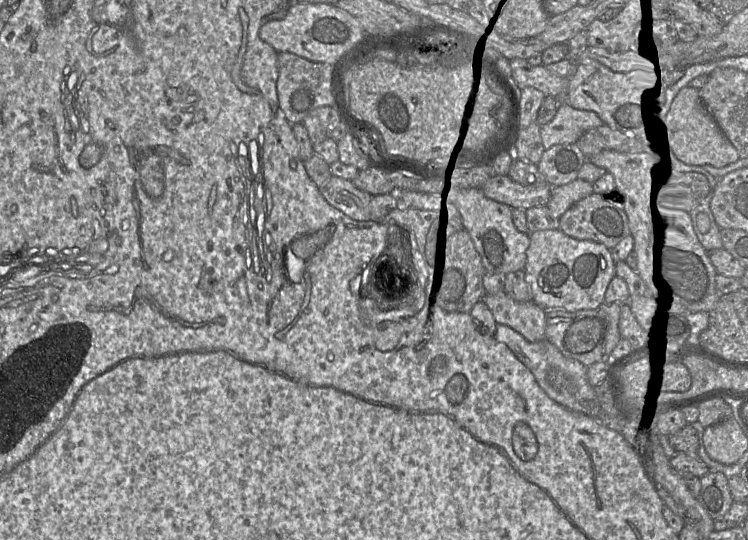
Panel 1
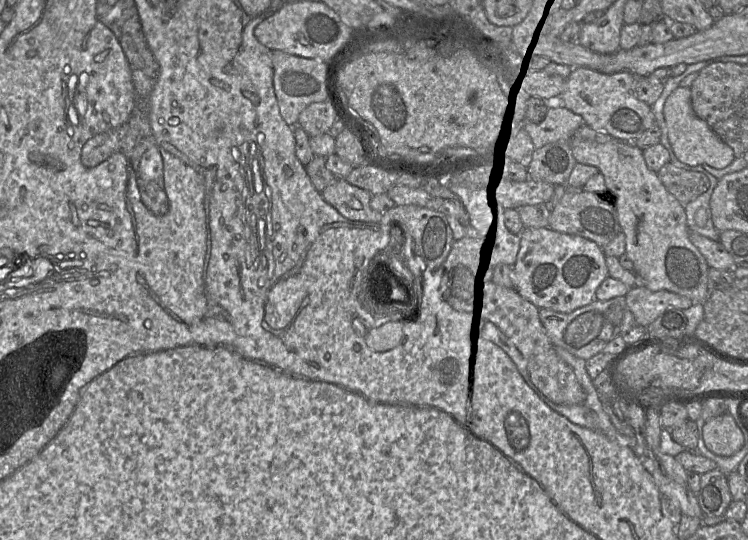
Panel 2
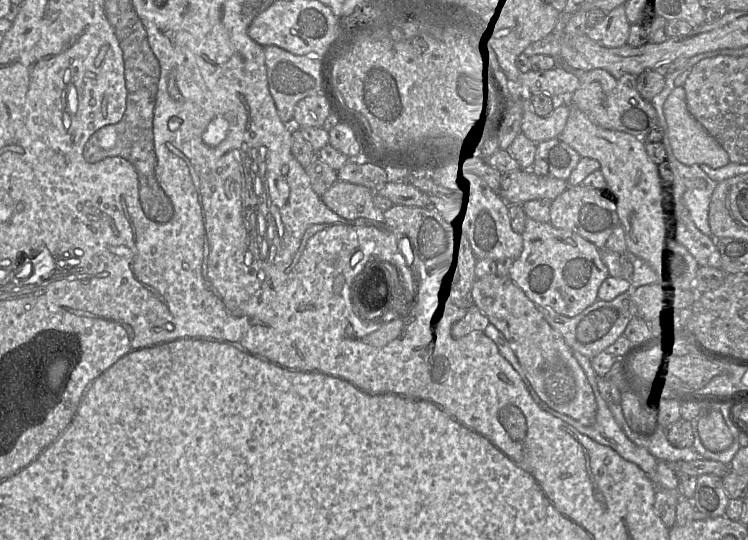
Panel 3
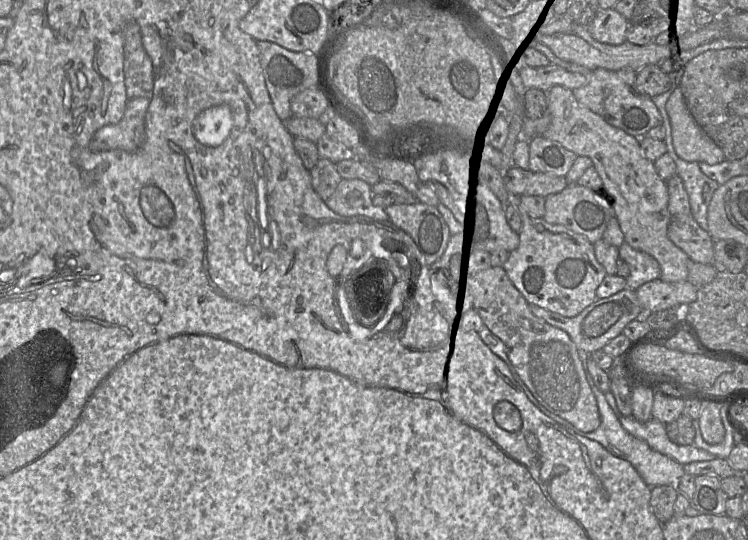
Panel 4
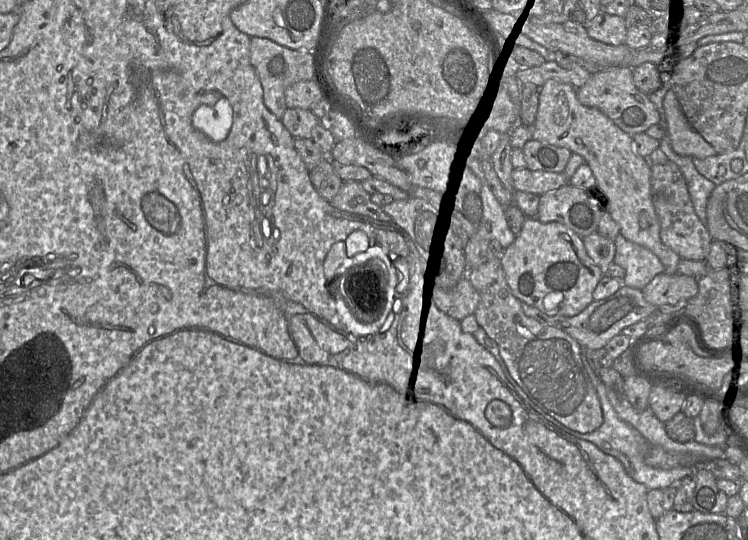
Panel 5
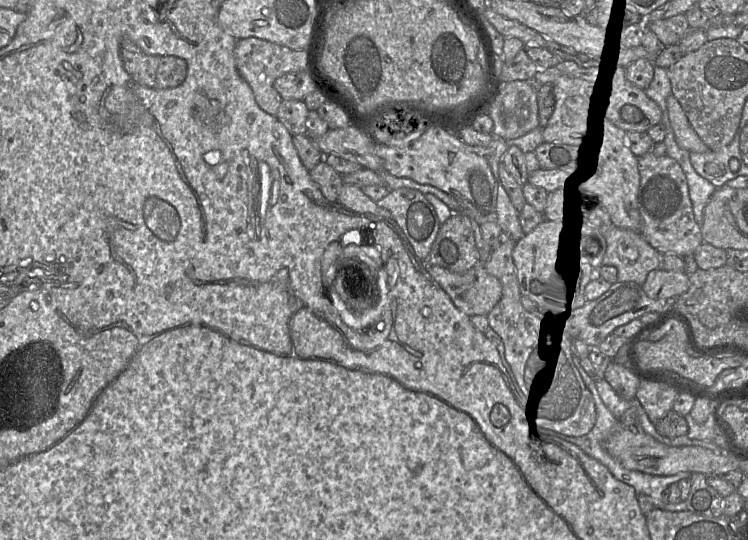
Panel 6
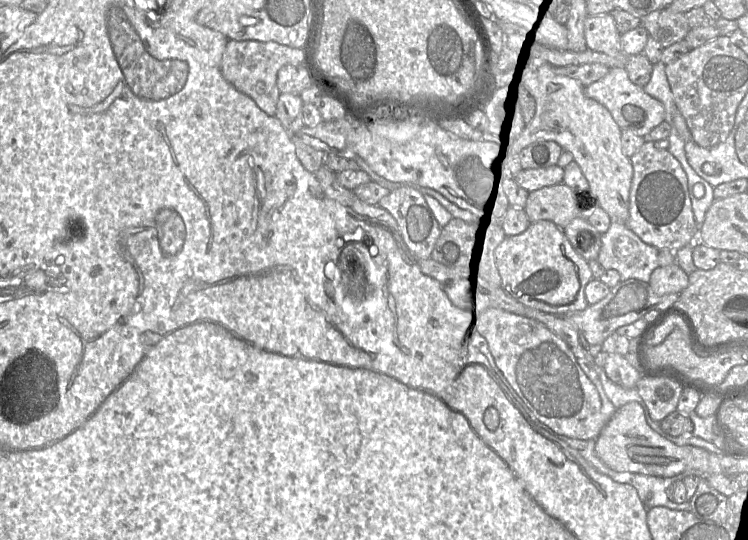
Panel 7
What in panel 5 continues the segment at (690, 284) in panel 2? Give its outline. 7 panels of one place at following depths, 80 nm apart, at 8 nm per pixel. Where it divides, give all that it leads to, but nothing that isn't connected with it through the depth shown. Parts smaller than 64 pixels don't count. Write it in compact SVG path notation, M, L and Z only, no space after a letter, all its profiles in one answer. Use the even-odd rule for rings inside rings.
M550 79L540 88L539 105L535 122L531 126L533 140L563 147L582 156L596 179L596 187L607 197L608 211L619 227L620 234L627 240L643 246L654 253L664 266L668 275L677 273L680 257L665 246L660 239L660 222L651 197L651 166L646 158L637 154L632 136L624 132L600 110L581 104L577 98L577 89L570 84Z

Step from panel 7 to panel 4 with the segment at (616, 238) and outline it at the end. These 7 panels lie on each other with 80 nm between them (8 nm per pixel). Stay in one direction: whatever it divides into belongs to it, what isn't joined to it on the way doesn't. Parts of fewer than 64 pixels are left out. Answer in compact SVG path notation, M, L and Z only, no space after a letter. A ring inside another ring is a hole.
M625 241L618 247L619 258L629 265L629 275L625 278L626 288L636 290L641 285L660 279L658 262L649 254L632 248Z

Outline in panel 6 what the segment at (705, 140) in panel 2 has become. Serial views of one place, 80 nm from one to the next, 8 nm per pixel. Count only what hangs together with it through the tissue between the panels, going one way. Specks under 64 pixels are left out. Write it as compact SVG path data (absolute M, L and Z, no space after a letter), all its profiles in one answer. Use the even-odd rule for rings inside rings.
M673 94L667 99L667 109L677 145L689 152L708 152L710 149L694 131L682 106Z

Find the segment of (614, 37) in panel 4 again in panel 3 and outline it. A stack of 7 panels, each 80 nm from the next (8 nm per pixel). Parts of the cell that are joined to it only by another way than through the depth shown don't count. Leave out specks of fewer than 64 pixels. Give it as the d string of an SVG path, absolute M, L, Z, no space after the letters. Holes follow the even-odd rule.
M619 6L586 31L586 36L594 43L605 48L625 45L630 23L625 19L624 9Z

